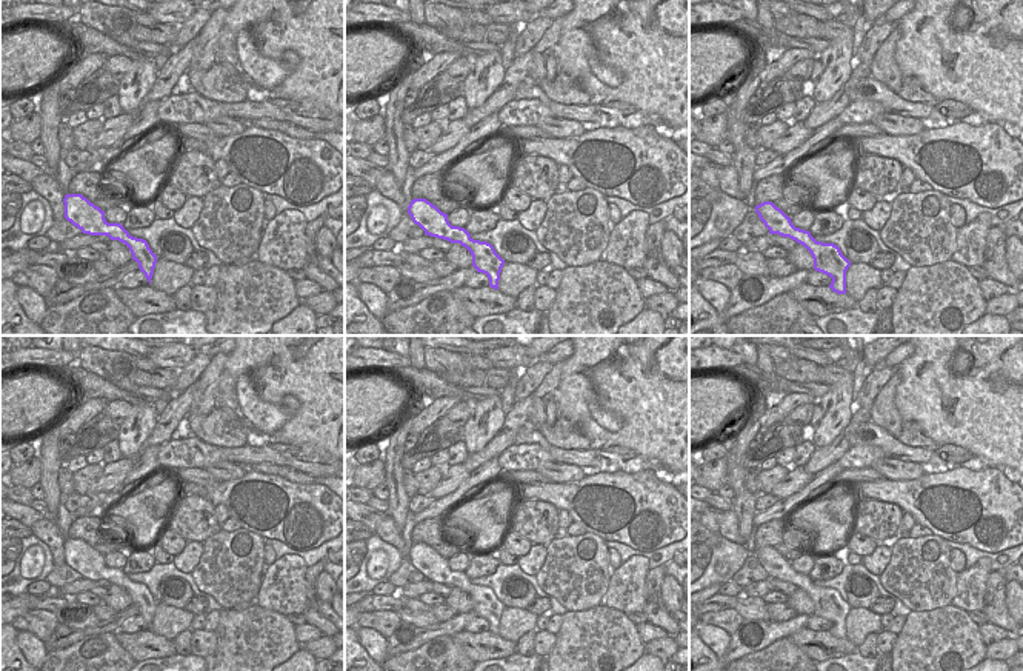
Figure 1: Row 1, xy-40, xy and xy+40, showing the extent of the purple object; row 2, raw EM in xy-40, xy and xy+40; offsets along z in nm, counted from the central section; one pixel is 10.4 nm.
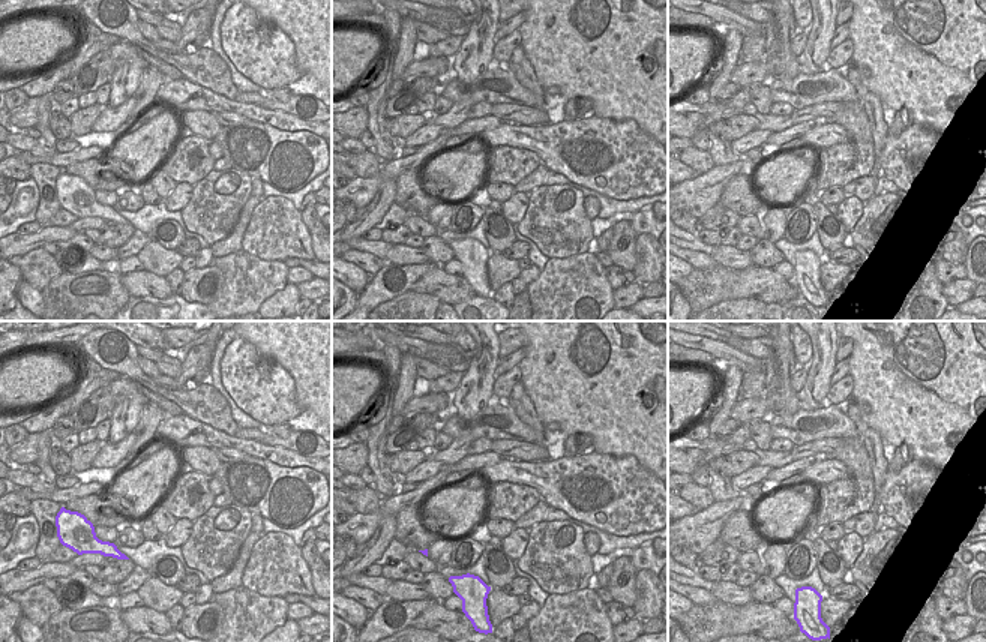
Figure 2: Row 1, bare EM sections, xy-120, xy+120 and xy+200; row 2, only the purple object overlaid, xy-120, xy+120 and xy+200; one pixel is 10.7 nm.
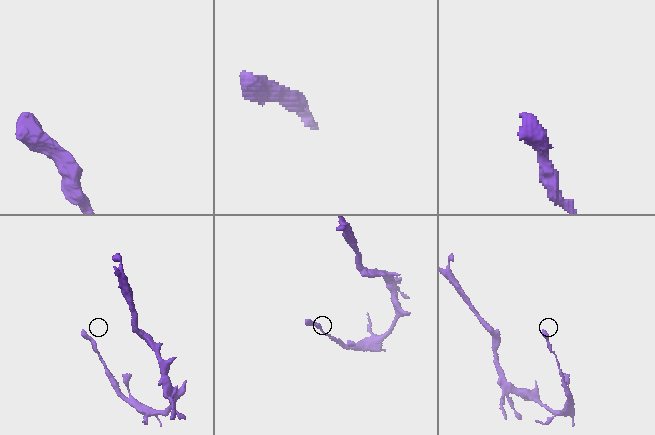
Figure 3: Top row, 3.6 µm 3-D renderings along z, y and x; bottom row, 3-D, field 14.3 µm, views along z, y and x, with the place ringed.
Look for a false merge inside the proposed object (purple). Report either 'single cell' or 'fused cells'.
single cell

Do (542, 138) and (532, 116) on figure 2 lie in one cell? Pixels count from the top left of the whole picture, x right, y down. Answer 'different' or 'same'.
different

